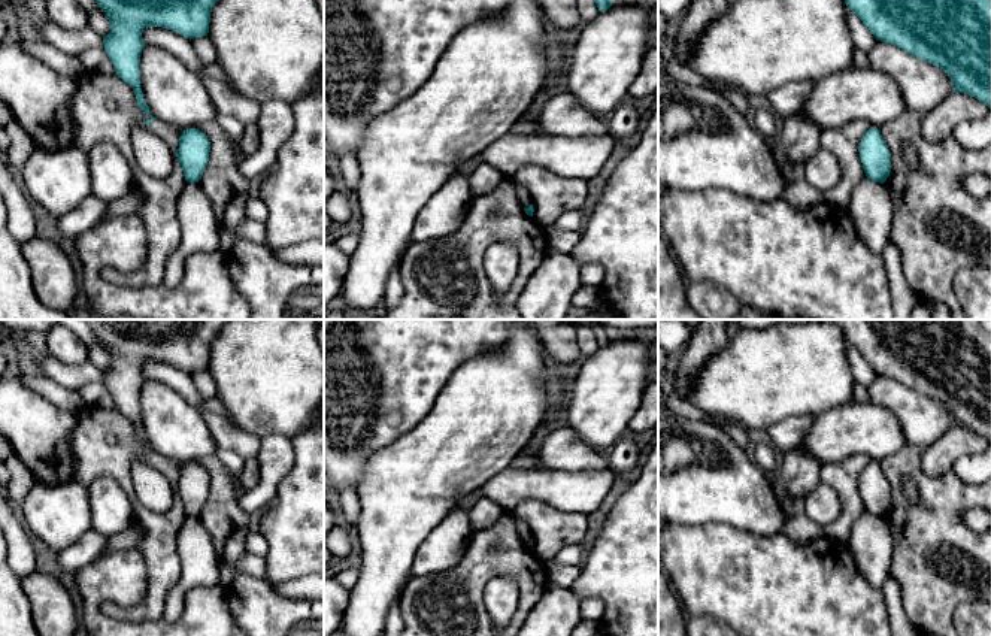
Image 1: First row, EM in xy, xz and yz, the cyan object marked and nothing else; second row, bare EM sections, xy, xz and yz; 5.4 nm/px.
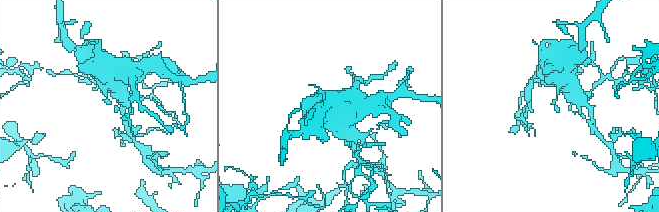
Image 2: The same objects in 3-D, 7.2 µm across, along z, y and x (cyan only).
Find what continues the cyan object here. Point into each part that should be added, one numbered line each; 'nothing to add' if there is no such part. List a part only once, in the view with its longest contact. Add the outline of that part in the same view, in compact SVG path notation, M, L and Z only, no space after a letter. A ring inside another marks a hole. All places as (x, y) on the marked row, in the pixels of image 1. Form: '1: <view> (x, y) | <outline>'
nothing to add

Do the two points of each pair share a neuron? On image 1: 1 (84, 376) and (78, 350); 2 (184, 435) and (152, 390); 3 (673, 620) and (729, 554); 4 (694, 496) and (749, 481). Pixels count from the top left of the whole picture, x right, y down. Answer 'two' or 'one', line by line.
1: two
2: one
3: two
4: one

